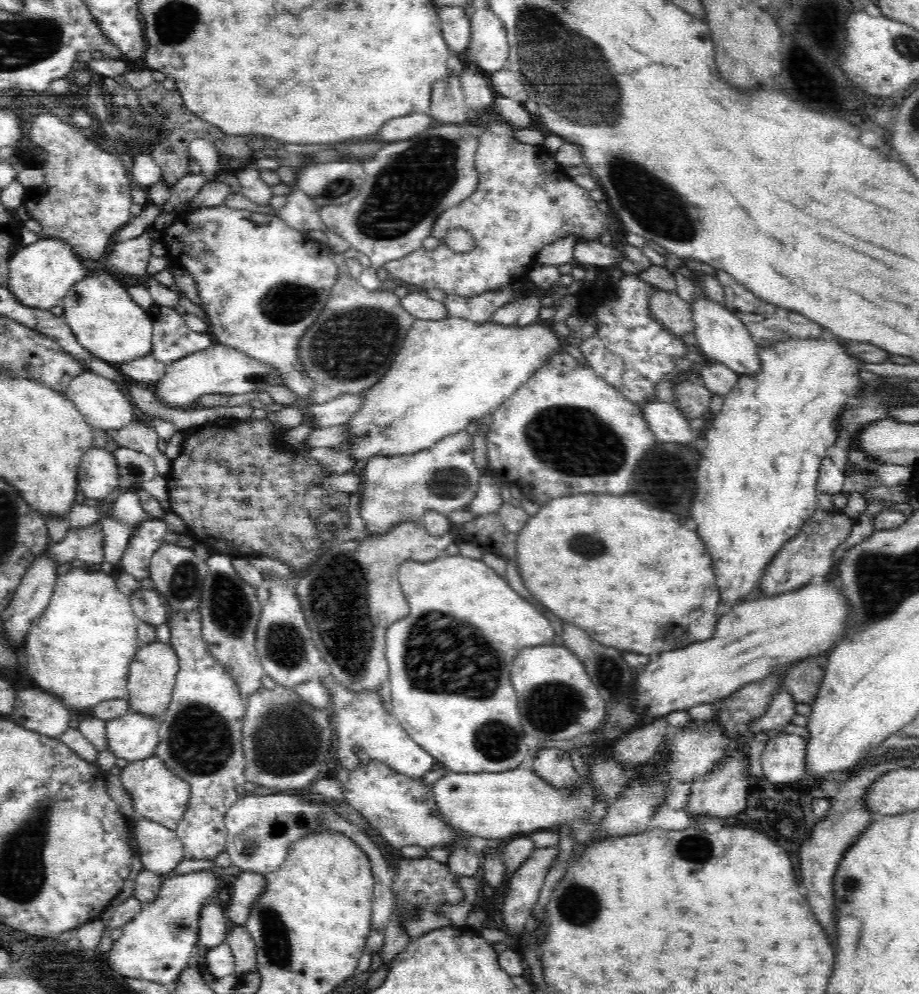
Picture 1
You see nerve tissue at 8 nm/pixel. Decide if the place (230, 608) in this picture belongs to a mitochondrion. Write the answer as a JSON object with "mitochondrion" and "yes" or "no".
{"mitochondrion":"yes"}

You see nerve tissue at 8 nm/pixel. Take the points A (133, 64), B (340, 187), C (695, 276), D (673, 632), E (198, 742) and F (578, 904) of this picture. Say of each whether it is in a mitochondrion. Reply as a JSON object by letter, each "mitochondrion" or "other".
{"A":"other","B":"mitochondrion","C":"other","D":"mitochondrion","E":"mitochondrion","F":"mitochondrion"}

